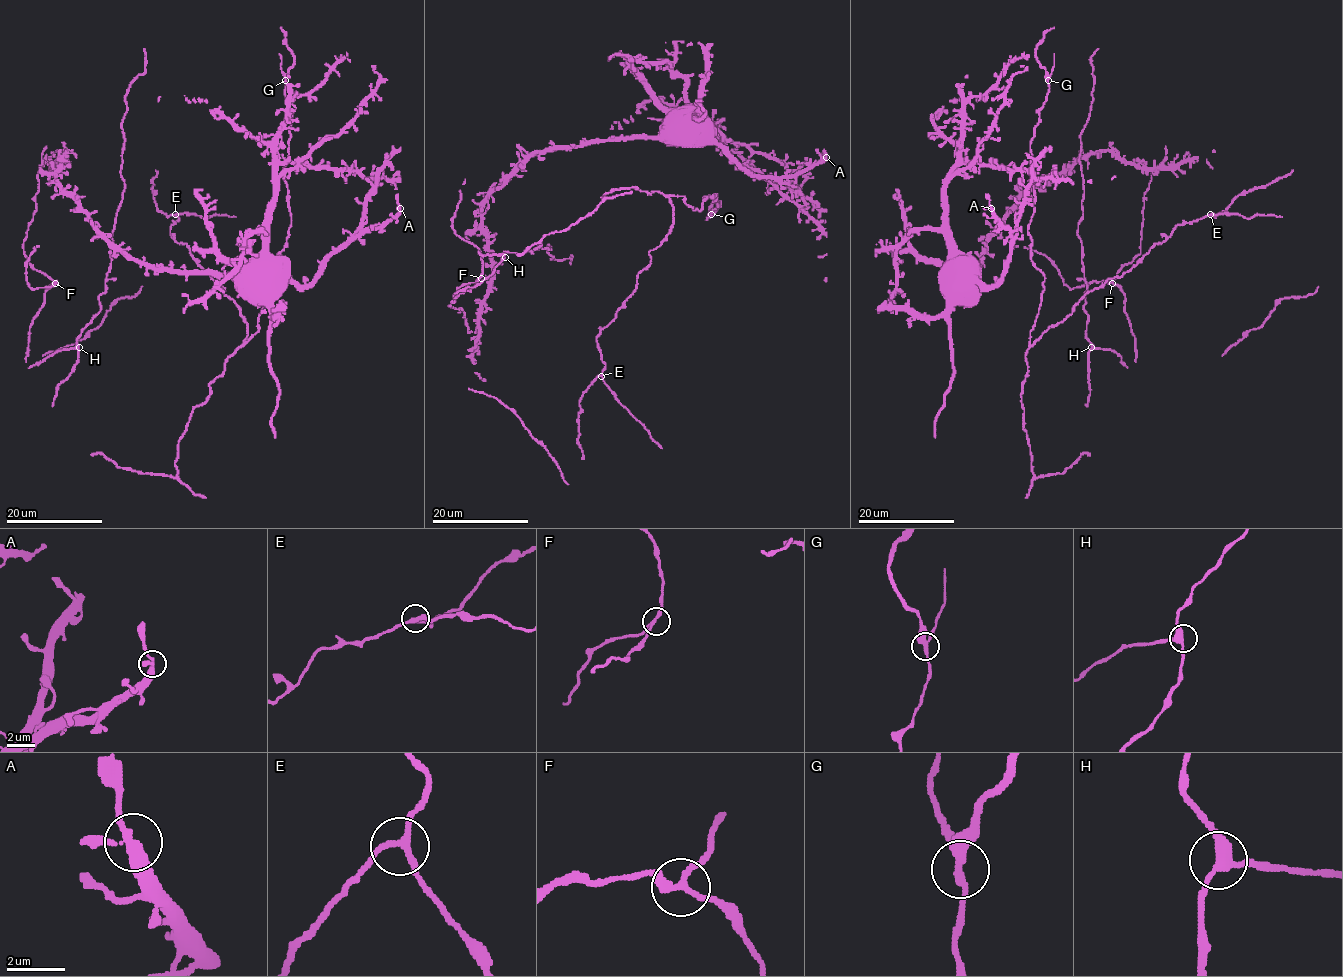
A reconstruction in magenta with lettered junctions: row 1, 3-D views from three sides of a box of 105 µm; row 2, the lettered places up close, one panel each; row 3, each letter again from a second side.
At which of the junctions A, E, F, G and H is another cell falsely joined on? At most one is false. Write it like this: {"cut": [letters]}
{"cut": ["G"]}

